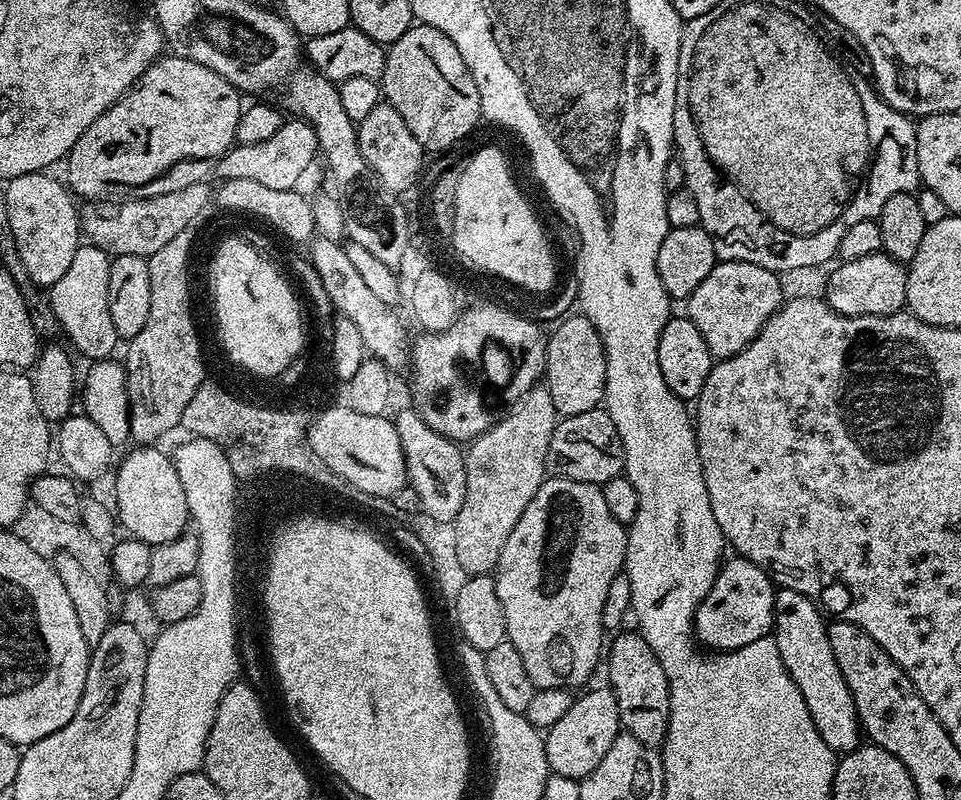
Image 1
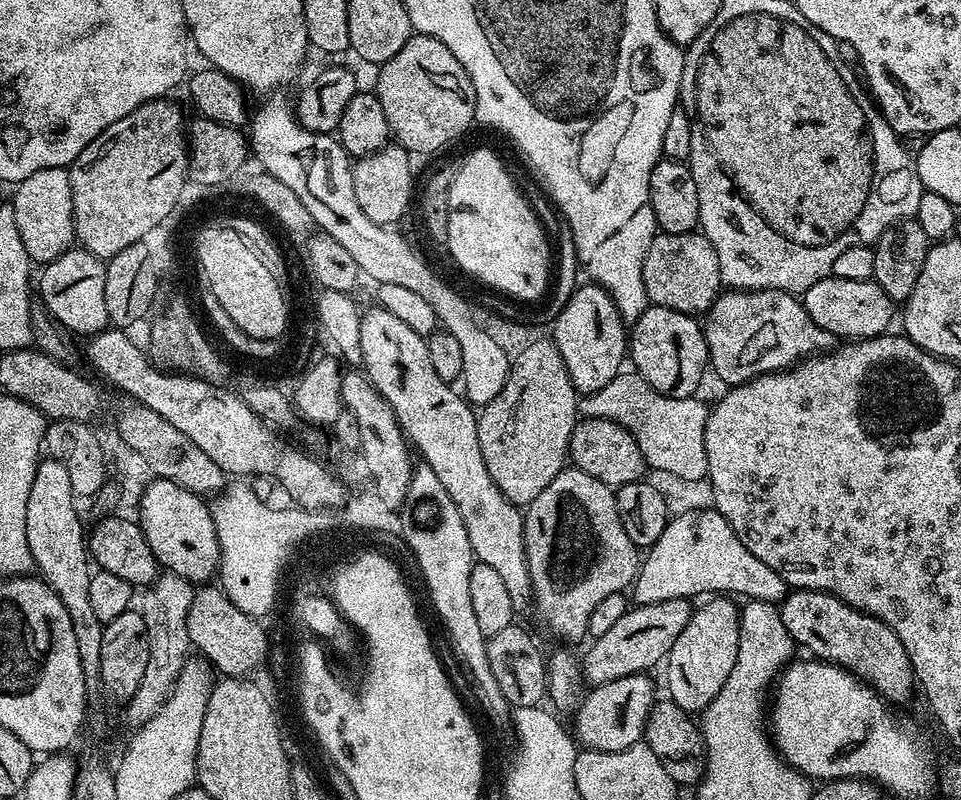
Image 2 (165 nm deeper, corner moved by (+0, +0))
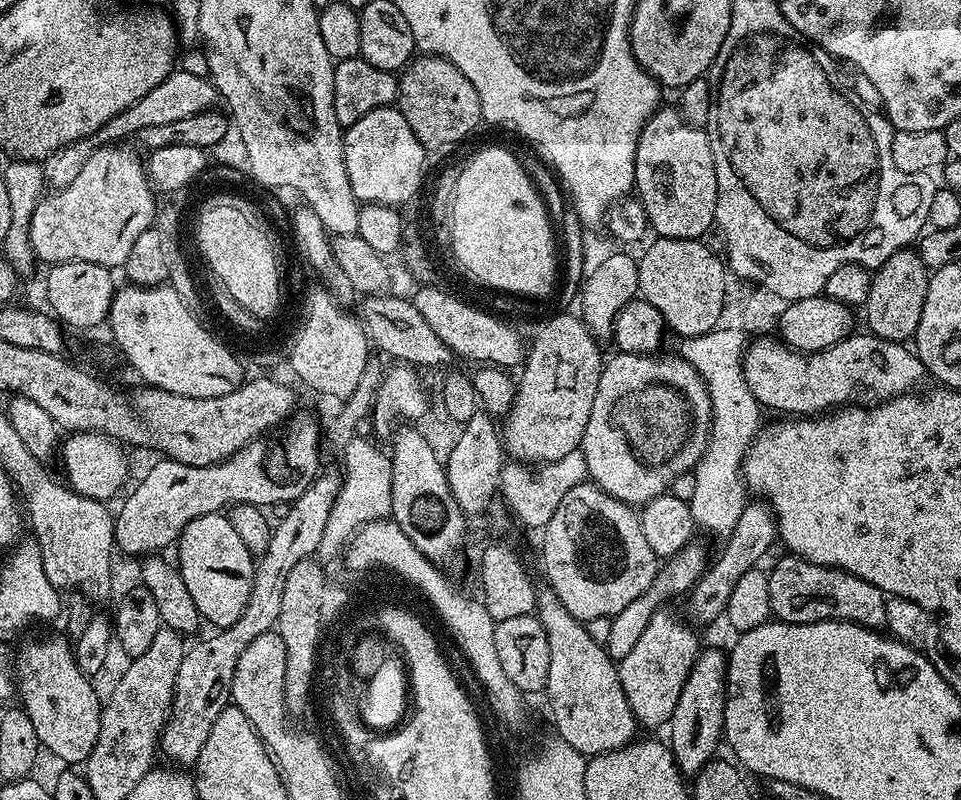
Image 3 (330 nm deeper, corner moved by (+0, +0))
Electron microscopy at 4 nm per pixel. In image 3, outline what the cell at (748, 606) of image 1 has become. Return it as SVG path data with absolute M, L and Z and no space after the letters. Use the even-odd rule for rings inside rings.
M705 647L696 656L694 666L686 678L686 686L682 686L682 694L678 694L678 706L671 720L666 725L667 739L670 741L672 753L676 756L676 765L685 777L694 778L706 766L709 760L717 755L716 747L722 744L724 734L724 703L728 689L728 661L725 653L716 648Z

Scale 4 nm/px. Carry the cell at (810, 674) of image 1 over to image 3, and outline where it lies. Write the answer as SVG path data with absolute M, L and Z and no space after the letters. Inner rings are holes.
M699 542L687 544L682 550L678 550L678 554L667 557L663 561L662 567L657 571L654 582L640 595L634 598L634 602L630 602L630 606L626 606L626 610L615 613L611 617L612 627L610 638L606 645L608 656L610 659L619 662L622 658L626 658L626 654L630 654L630 650L638 642L638 638L642 634L642 630L646 630L646 622L650 622L650 618L661 606L667 602L671 596L683 597L691 592L696 581L704 575L706 565L709 563L710 555Z

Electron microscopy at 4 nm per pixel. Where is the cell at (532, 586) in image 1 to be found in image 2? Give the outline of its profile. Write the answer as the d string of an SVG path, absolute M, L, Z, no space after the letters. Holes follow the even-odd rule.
M573 466L564 471L526 506L524 517L524 545L526 562L530 570L534 608L556 636L564 640L580 640L588 636L588 619L595 606L610 594L624 592L636 579L642 563L641 553L618 518L616 494L611 487L596 477L590 477Z

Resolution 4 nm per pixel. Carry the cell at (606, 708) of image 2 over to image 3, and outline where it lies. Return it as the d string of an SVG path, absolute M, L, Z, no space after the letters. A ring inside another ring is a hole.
M659 610L653 614L630 654L618 662L628 709L641 729L663 729L671 720L678 706L678 694L682 694L682 686L686 686L696 656L702 651L702 643L696 637L697 629L691 623L683 624L674 613L666 611Z

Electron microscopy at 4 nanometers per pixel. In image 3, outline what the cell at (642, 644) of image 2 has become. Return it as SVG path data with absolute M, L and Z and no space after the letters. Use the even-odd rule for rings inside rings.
M748 502L739 515L734 530L723 541L724 549L721 550L720 557L717 560L715 557L707 565L704 575L696 581L691 592L687 593L691 623L701 626L700 624L714 623L719 616L721 619L728 611L730 594L734 594L738 578L742 578L742 574L749 572L751 568L757 567L761 563L759 560L771 550L772 543L775 545L777 540L776 517L773 516L771 508L764 502Z

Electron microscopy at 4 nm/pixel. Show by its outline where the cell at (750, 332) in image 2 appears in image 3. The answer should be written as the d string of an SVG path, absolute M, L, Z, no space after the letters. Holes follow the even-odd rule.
M772 334L757 335L744 350L744 374L746 383L754 398L765 409L773 408L776 414L795 414L800 418L812 418L817 414L827 413L841 406L871 406L903 396L917 386L920 379L925 379L924 363L911 347L903 343L893 343L873 334L856 336L850 334L834 346L817 352L798 352L788 347L783 340Z

